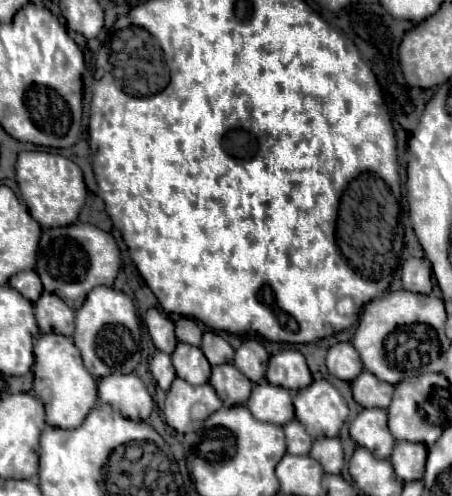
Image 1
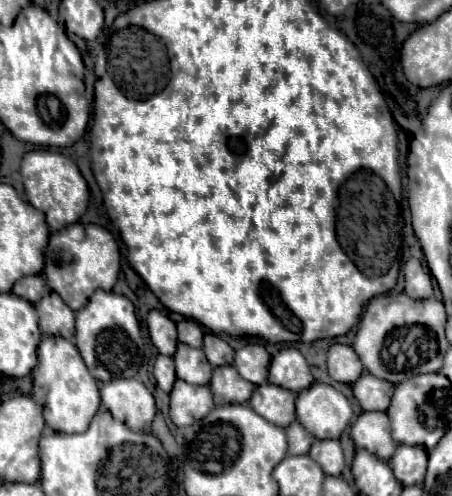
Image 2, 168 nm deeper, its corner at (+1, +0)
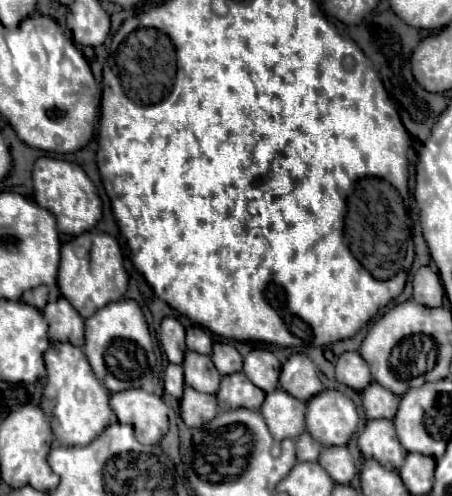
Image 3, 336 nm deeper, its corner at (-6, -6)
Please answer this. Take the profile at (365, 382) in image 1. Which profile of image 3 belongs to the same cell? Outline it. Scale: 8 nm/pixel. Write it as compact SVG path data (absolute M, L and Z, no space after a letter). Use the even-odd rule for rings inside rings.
M375 381L361 391L361 399L367 419L393 419L399 407L399 397Z

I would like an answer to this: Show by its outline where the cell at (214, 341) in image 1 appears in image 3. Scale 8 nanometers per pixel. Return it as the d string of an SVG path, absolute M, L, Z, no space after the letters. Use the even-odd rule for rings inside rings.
M215 343L211 357L213 357L213 363L221 375L237 373L243 367L243 359L241 359L239 351L229 343Z

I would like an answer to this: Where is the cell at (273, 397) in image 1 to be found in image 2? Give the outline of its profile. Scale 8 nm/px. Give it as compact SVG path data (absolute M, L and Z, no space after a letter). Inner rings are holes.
M264 383L254 389L248 403L266 421L278 427L288 427L296 419L294 401L296 401L296 393L288 393L288 389L280 389L278 385Z

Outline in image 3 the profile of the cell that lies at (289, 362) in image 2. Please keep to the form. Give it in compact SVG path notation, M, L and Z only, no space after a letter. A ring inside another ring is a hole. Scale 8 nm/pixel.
M295 353L289 357L289 361L283 365L279 383L289 395L301 401L309 401L311 397L323 391L315 363L303 353Z

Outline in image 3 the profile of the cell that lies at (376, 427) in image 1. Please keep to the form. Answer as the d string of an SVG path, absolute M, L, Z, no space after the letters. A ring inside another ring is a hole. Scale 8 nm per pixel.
M377 419L377 421L367 421L363 433L357 437L357 445L361 449L361 453L367 457L367 459L375 459L379 463L383 463L385 467L391 467L391 469L401 469L403 461L405 461L405 455L407 451L403 451L397 435L395 435L395 425L393 421L389 419Z

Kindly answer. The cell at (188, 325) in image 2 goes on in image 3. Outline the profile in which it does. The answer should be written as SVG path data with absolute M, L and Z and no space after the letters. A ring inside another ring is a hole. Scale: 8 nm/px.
M197 325L187 329L187 349L201 355L211 355L211 347L213 347L213 339L207 329L197 327Z

